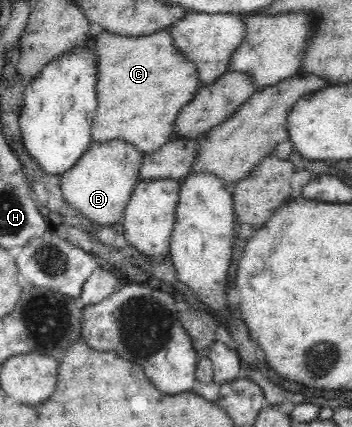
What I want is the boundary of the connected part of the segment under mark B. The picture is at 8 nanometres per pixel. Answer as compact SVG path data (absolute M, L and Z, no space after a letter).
M121 140L92 142L76 164L60 176L64 200L98 226L116 224L120 218L123 218L130 194L139 182L143 157L143 153L136 150L130 142Z

